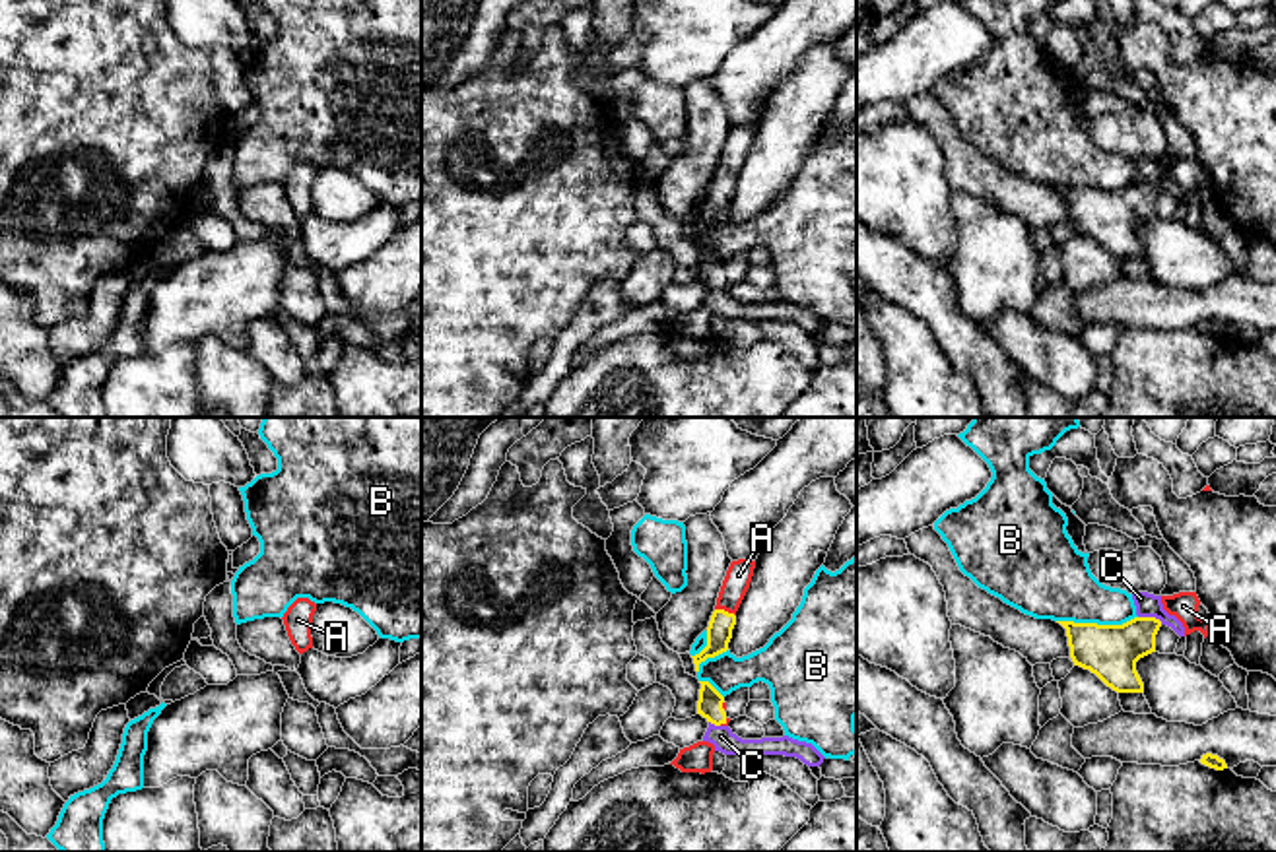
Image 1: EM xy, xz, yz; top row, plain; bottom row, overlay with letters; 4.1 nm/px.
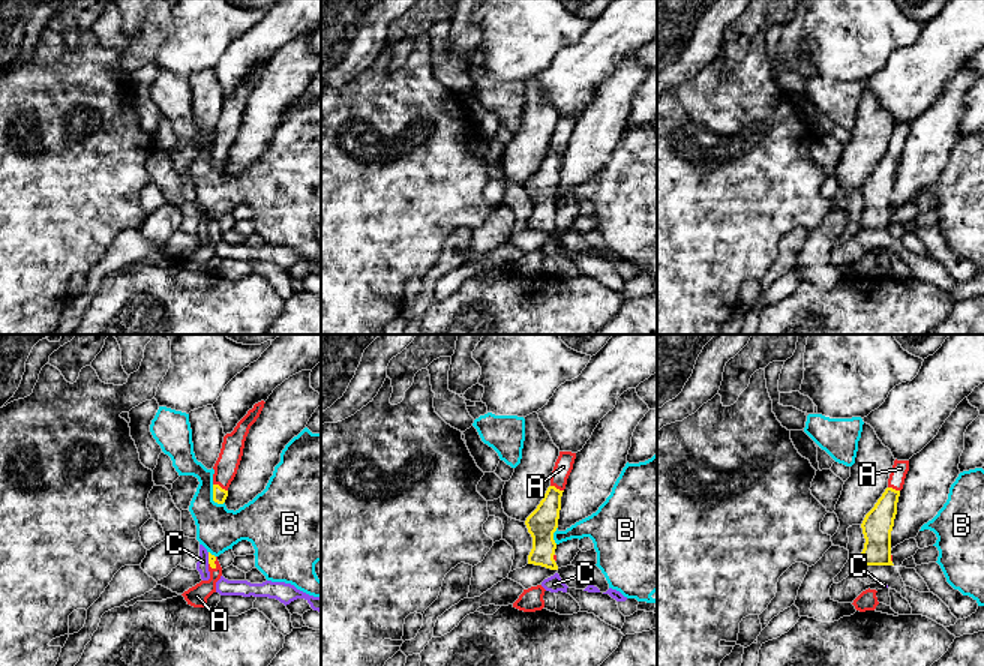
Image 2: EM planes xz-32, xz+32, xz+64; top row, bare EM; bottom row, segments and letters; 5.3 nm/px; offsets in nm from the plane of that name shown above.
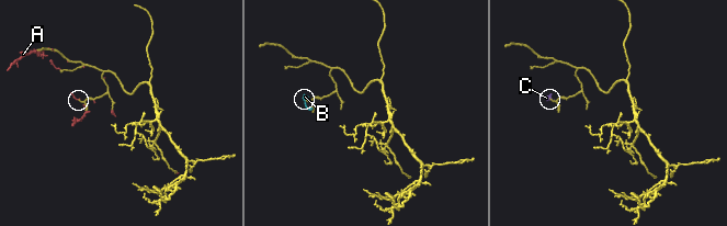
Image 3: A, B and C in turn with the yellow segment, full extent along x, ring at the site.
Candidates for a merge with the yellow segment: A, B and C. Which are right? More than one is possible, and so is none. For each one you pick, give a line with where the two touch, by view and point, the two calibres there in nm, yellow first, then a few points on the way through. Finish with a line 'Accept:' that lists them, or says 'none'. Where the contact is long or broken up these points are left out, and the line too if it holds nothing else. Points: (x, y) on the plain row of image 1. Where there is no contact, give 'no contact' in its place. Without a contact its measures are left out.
A: contact xz (723, 175); calibres 110 and 110 nm
Accept: A

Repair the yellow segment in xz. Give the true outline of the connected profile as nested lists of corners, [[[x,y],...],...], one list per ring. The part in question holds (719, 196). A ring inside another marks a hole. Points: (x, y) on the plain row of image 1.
[[[752,124],[730,128],[707,192],[707,212],[699,219],[691,221],[695,237],[699,237],[699,229],[707,223],[715,223],[728,215],[732,194],[736,190],[736,177],[750,153],[754,134],[756,126]]]

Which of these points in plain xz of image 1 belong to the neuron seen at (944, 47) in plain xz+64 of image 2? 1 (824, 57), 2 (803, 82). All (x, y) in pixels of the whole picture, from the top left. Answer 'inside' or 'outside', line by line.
1: outside
2: outside

